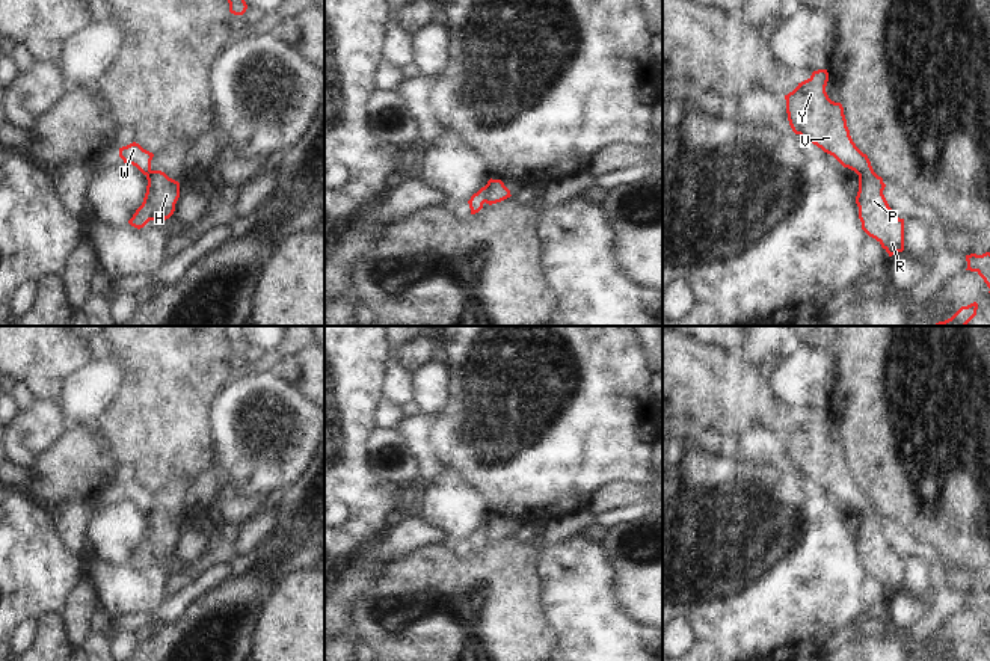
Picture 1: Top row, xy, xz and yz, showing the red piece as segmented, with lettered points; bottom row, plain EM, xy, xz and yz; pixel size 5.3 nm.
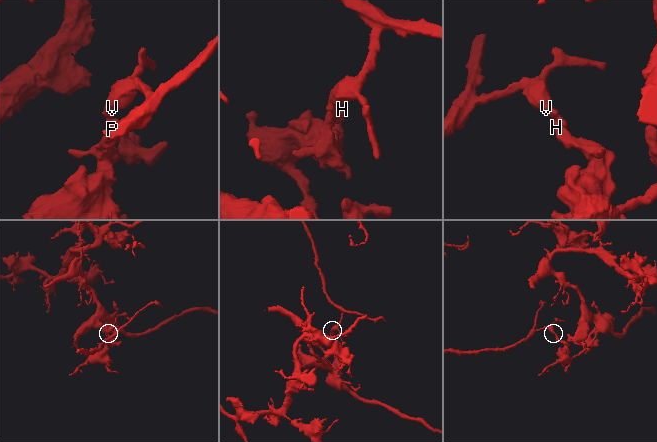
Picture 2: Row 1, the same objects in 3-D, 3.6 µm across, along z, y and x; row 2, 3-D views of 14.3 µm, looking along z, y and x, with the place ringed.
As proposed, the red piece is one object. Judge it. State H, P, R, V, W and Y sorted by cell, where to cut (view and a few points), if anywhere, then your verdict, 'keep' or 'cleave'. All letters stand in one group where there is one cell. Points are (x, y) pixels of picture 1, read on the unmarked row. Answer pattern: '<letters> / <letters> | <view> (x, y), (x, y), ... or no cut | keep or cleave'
H P R / V W Y | yz (857, 510), (877, 513) | cleave

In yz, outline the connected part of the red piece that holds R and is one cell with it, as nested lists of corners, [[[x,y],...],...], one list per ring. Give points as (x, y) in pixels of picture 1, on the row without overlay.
[[[859,513],[856,542],[862,567],[875,576],[889,595],[904,589],[904,557],[889,545],[881,515]]]

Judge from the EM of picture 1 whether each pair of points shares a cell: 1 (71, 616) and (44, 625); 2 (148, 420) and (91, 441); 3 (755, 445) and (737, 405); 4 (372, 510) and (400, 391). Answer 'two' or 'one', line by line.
1: two
2: two
3: two
4: two

